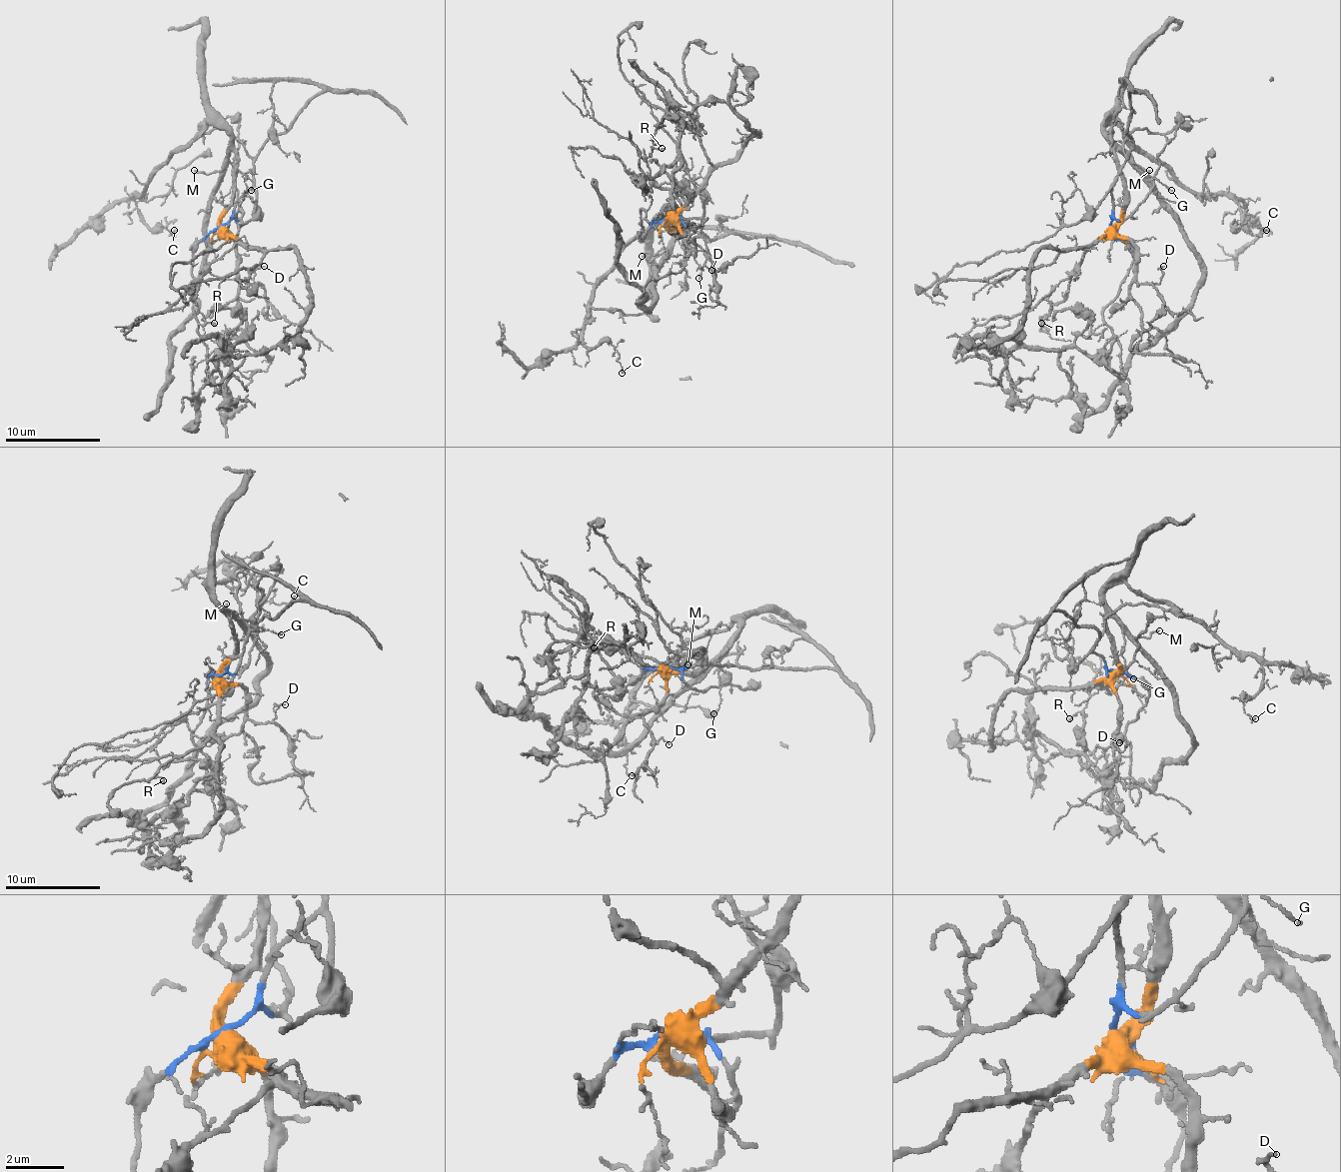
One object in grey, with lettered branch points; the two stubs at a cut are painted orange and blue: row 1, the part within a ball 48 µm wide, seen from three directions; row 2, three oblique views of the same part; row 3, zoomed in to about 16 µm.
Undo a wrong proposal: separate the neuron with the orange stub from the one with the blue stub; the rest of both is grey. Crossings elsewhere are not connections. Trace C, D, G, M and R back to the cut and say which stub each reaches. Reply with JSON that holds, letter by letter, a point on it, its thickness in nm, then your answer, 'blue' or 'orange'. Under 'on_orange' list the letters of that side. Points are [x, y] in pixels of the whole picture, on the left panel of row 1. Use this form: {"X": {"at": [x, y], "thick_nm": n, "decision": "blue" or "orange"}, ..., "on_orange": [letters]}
{"C": {"at": [174, 230], "thick_nm": 110, "decision": "orange"}, "D": {"at": [264, 266], "thick_nm": 100, "decision": "orange"}, "G": {"at": [251, 190], "thick_nm": 140, "decision": "orange"}, "M": {"at": [194, 170], "thick_nm": 130, "decision": "orange"}, "R": {"at": [214, 323], "thick_nm": 100, "decision": "orange"}, "on_orange": ["C", "D", "G", "M", "R"]}

